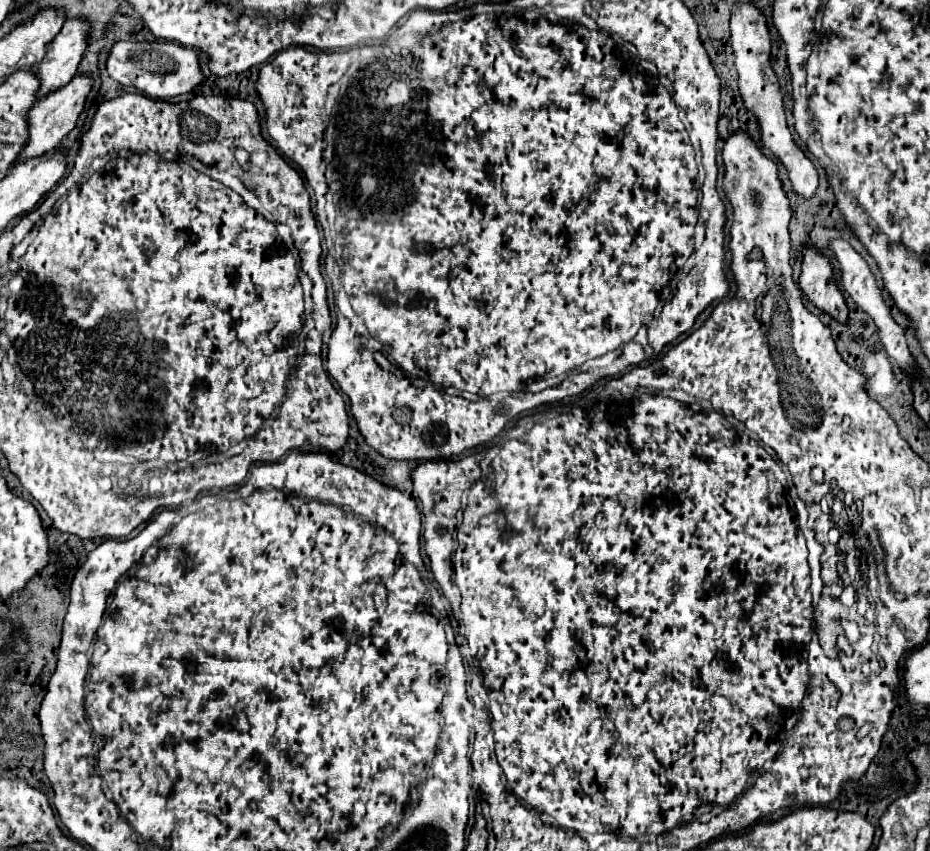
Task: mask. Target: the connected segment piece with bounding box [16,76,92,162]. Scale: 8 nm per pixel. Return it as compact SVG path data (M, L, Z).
M74 76L74 80L66 86L62 86L60 90L56 90L56 94L50 94L46 96L46 100L40 100L32 106L30 114L28 114L28 142L26 146L20 150L16 162L26 162L26 160L32 160L32 158L40 158L48 152L52 152L60 140L76 126L76 120L84 108L84 100L90 92L90 86L92 86L92 80L88 76Z

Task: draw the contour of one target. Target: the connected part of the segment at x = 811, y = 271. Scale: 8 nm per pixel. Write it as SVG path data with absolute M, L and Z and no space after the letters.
M804 248L802 276L798 284L816 308L830 314L836 322L848 326L848 306L836 284L830 260L824 254L812 248Z

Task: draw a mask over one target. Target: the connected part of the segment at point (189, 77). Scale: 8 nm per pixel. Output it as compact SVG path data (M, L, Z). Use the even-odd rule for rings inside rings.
M118 40L110 48L106 70L112 80L122 86L134 86L136 90L152 96L152 98L170 98L178 94L192 92L196 84L202 82L202 74L198 70L196 52L184 48L174 42L124 42Z

